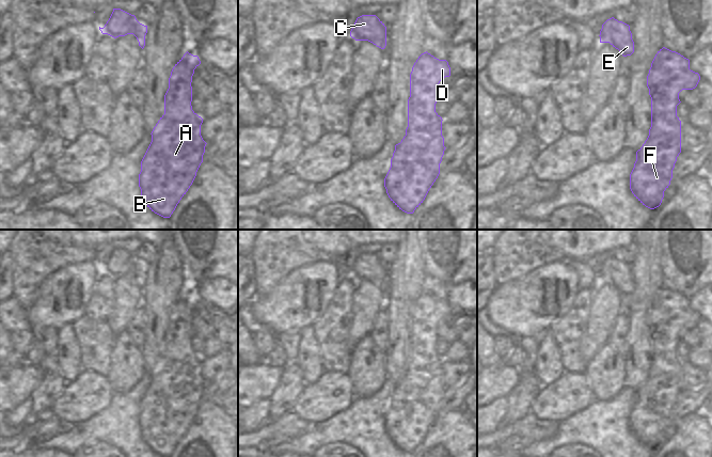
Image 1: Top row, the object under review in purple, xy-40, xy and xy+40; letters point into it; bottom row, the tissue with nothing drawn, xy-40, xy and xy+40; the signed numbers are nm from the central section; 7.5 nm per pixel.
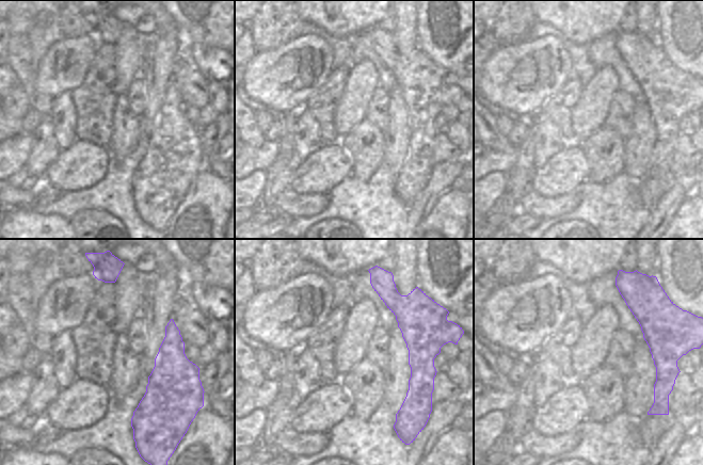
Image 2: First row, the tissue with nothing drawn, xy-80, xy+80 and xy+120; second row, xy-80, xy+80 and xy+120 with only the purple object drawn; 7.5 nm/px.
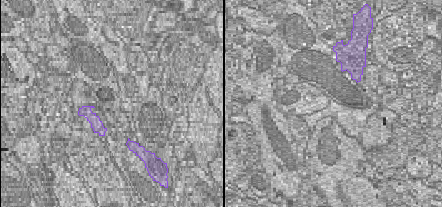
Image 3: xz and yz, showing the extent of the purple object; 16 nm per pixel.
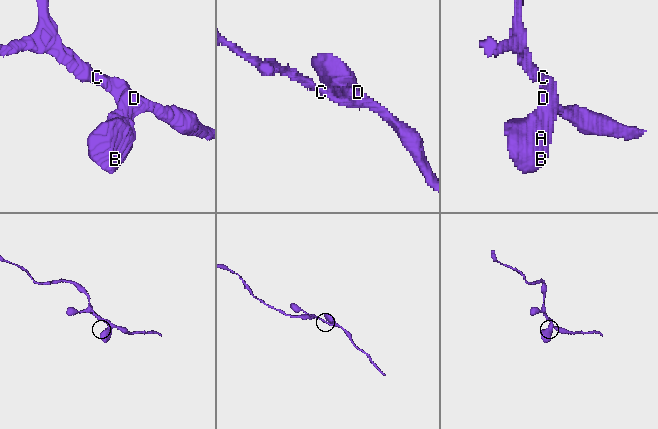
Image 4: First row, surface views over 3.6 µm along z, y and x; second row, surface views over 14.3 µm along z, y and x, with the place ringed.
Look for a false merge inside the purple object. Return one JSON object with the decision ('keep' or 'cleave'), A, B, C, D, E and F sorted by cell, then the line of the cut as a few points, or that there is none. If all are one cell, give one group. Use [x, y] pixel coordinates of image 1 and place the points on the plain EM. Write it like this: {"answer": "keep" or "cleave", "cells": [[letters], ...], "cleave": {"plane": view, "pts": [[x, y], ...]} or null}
{"answer": "keep", "cells": [["A", "B", "C", "D", "E", "F"]], "cleave": null}

